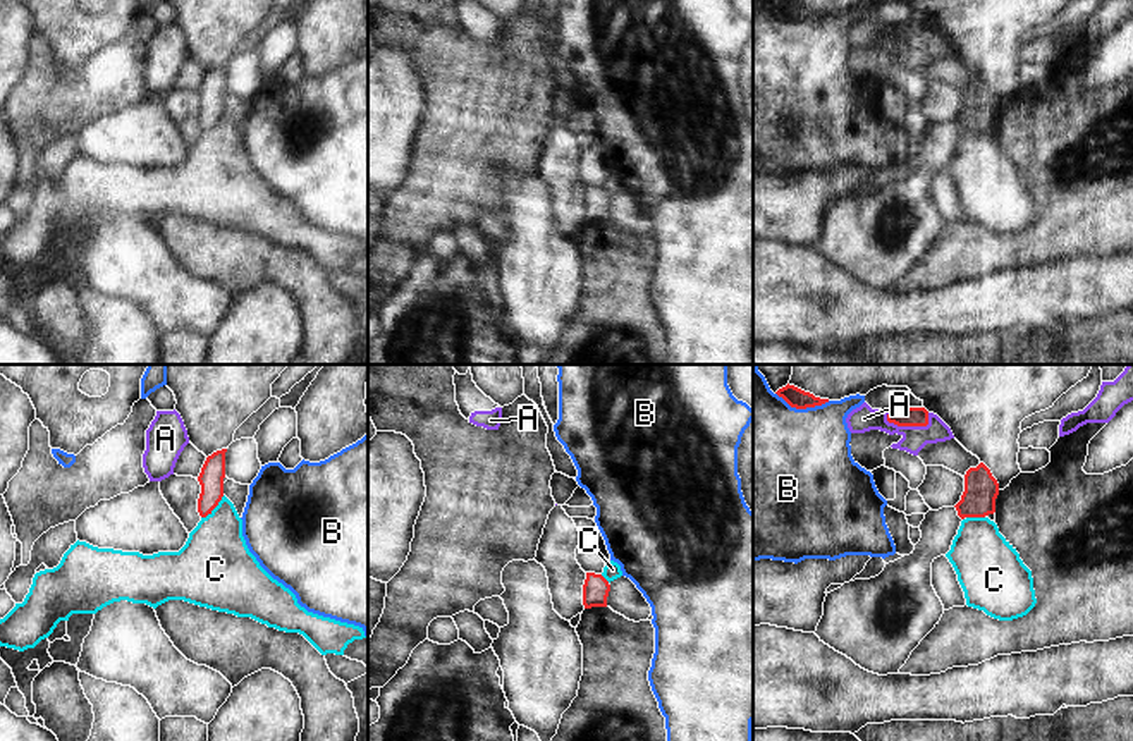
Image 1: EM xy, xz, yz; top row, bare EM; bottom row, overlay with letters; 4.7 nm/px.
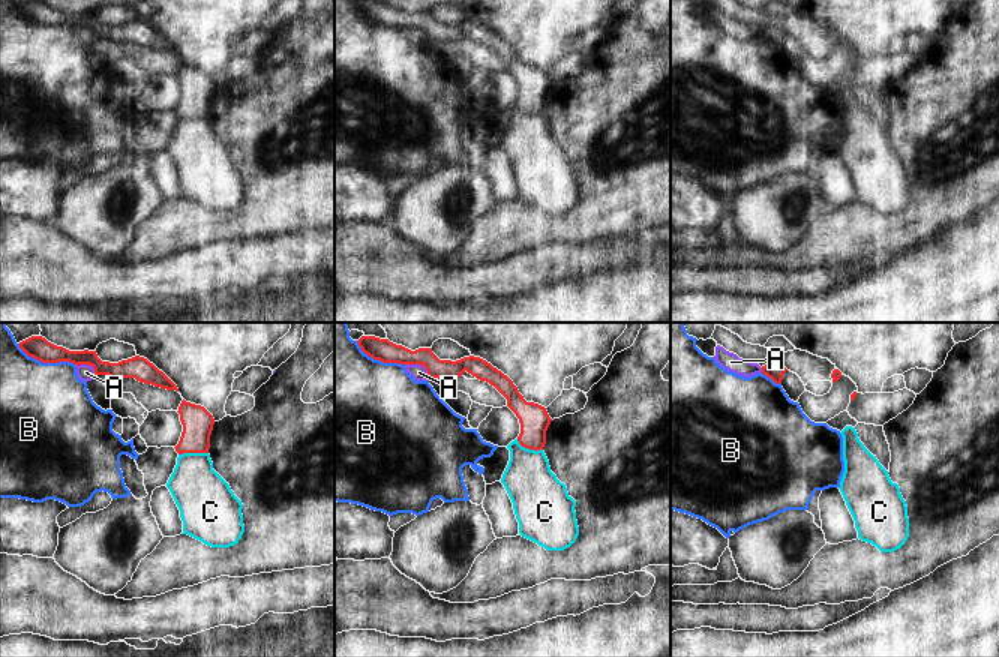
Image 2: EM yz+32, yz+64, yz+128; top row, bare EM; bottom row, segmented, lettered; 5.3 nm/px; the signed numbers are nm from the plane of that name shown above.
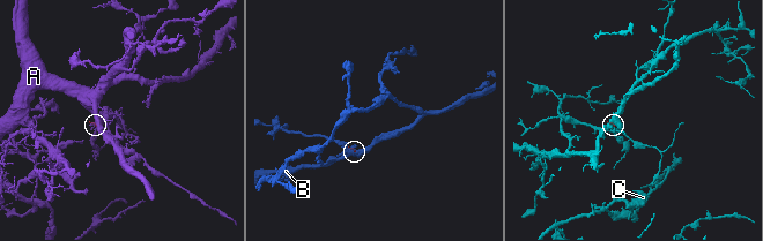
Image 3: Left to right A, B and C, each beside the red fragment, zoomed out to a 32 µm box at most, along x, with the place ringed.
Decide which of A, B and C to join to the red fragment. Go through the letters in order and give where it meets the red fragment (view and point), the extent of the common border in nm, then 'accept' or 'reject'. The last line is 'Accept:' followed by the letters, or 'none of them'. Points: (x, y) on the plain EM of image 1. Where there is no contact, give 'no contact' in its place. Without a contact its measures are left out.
A: yz (906, 40) | 220 nm | reject
B: yz (803, 23) | 260 nm | reject
C: xy (214, 122) | 160 nm | reject
Accept: none of them

